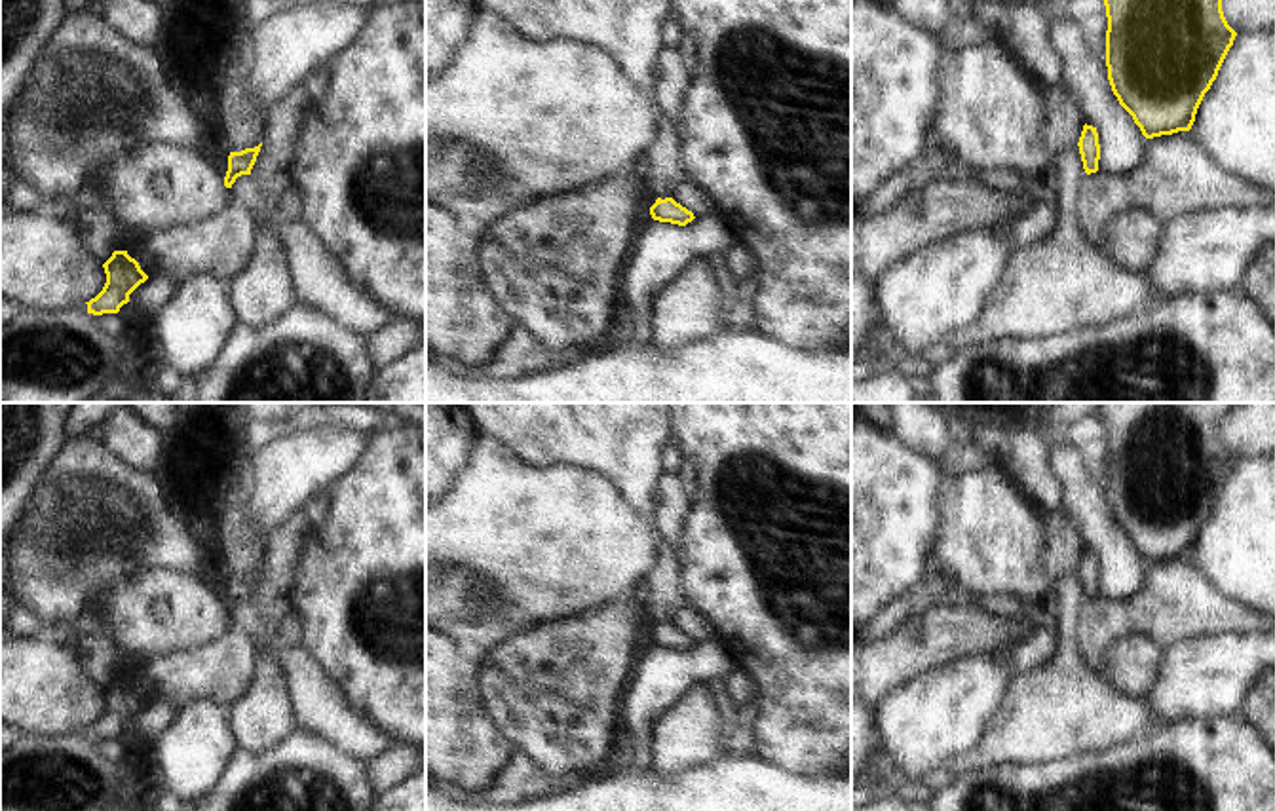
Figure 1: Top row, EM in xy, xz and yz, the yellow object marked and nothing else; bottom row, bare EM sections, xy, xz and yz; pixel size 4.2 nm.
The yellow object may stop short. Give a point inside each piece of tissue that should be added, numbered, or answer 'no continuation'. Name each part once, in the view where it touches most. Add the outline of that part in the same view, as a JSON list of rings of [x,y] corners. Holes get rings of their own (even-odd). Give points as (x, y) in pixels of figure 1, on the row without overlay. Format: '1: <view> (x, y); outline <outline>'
no continuation

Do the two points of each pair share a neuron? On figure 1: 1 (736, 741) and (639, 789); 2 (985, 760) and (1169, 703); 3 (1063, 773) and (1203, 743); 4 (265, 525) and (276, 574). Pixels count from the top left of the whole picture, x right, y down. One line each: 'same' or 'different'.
1: different
2: different
3: same
4: different

